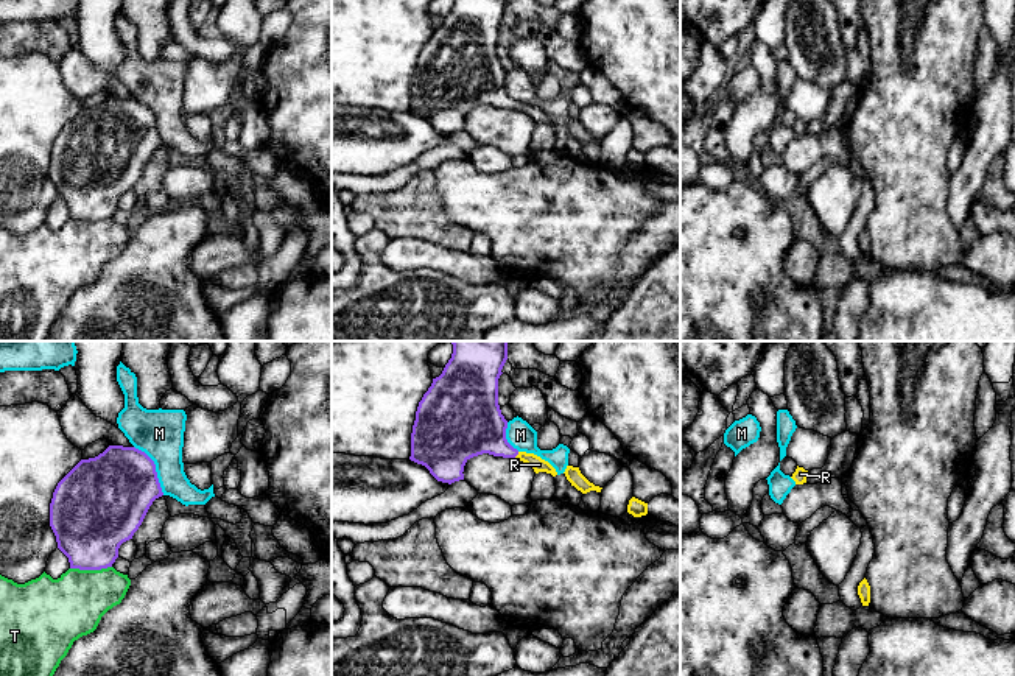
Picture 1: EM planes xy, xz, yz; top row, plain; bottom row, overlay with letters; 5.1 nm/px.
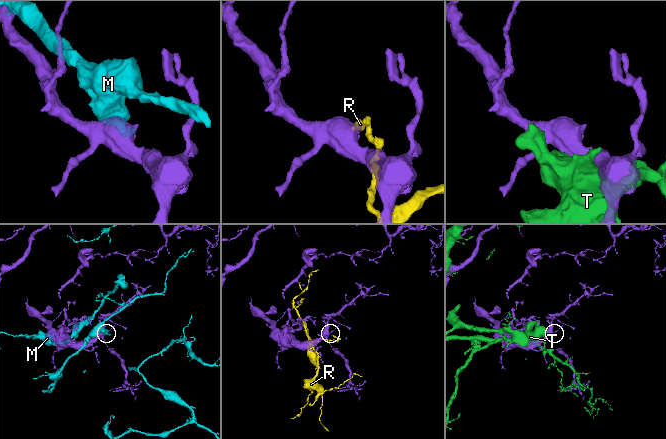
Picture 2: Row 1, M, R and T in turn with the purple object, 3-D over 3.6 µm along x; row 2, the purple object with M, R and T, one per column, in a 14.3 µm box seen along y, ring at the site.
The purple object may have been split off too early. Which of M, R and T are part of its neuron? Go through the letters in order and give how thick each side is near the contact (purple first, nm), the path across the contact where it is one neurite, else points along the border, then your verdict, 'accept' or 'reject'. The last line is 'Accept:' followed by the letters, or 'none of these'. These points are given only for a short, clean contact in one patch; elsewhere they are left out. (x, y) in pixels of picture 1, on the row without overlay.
M: calibres 400 and 240 nm; reject
R: calibres 280 and 70 nm; way xz (477, 78), (500, 98), (516, 106), (539, 116); accept
T: calibres 400 and 320 nm; reject
Accept: R

